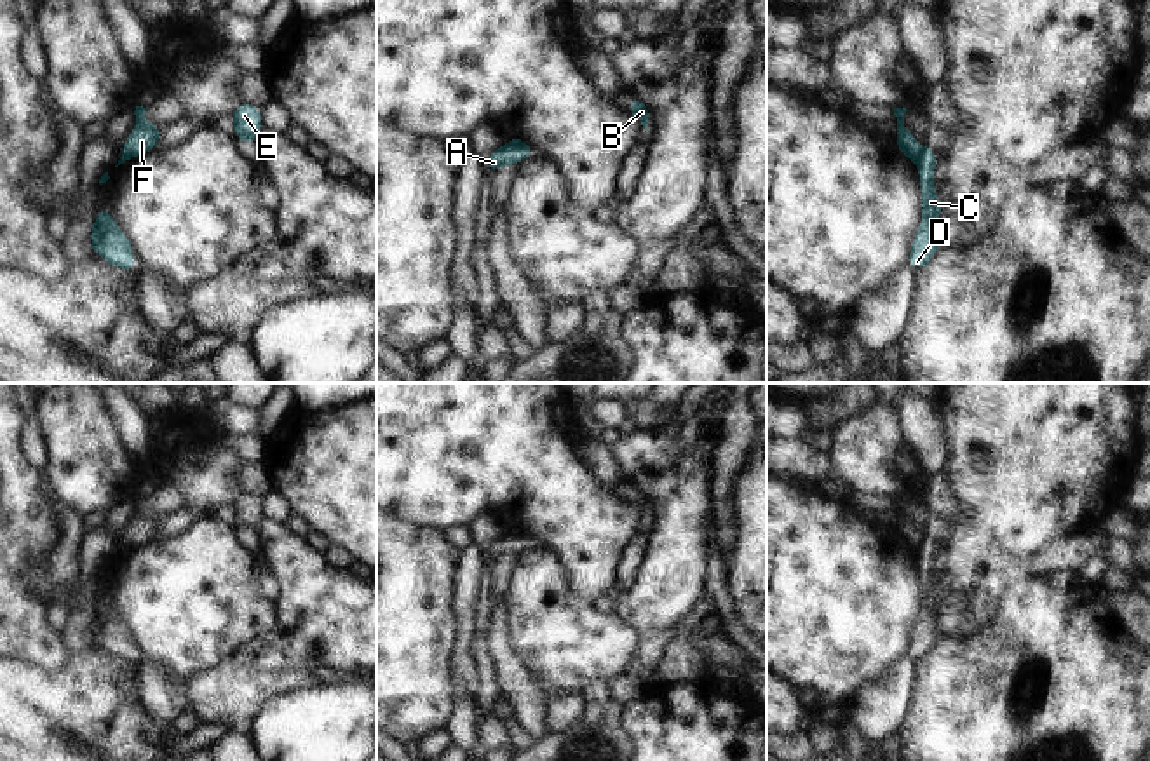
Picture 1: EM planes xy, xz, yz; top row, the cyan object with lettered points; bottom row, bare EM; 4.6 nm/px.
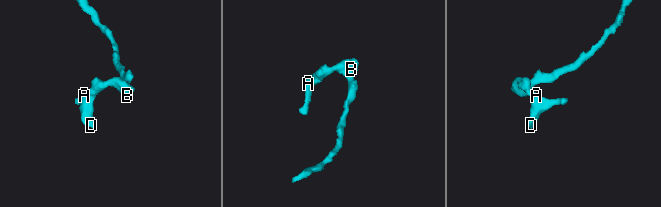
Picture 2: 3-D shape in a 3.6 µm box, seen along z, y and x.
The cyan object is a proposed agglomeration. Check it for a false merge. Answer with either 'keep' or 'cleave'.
cleave

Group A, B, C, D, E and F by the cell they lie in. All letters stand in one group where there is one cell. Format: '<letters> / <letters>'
A C D / B E F

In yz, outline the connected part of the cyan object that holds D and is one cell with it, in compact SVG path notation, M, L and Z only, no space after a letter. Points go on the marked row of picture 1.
M917 146L917 169L922 186L922 226L911 240L910 268L920 272L937 253L937 223L941 216L939 197L934 188L934 165L937 153L930 146Z

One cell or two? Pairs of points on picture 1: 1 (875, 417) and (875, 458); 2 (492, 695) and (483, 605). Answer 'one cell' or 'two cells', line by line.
1: one cell
2: one cell

